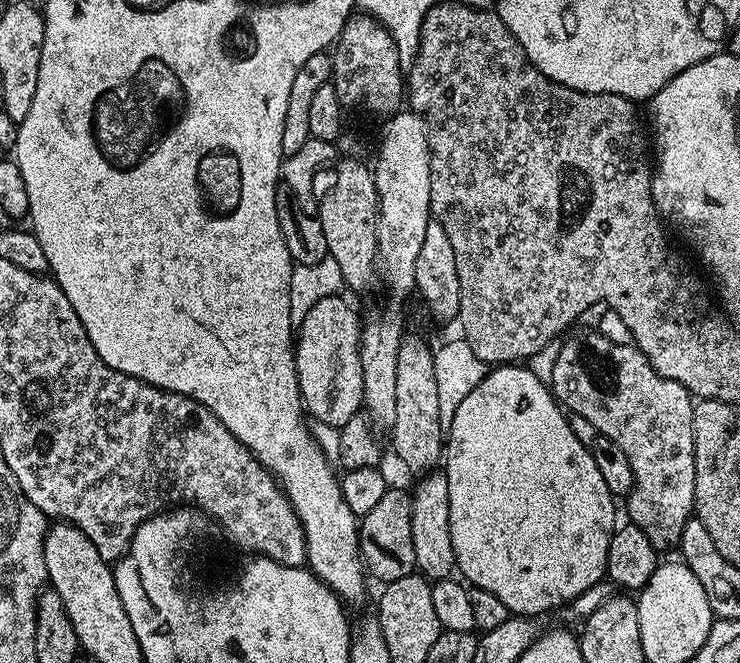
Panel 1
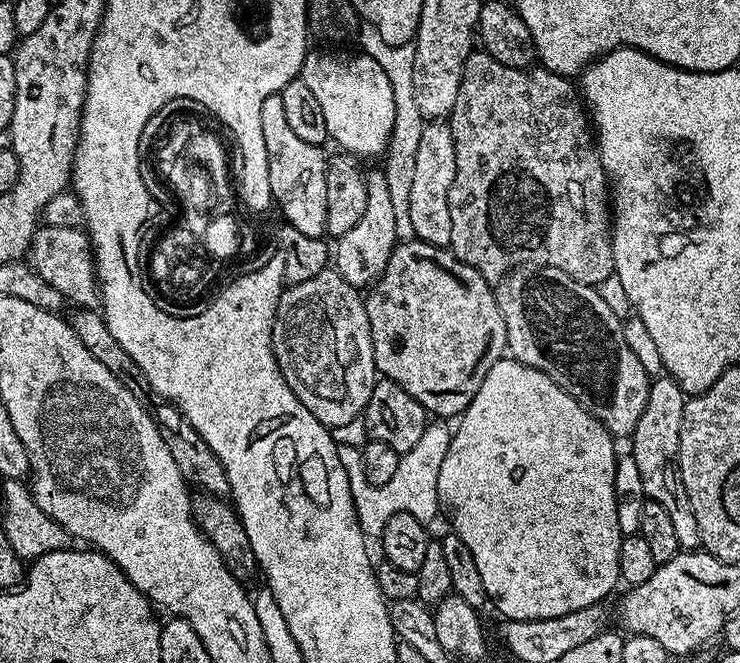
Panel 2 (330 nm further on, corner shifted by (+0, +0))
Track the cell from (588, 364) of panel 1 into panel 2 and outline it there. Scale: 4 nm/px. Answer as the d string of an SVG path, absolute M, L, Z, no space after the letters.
M543 266L517 268L508 273L495 289L496 301L506 322L507 351L511 359L517 364L542 370L542 374L558 382L570 398L577 400L591 416L602 422L613 438L628 438L638 426L642 410L646 410L652 380L639 354L628 345L615 310L596 292L599 291L593 285L578 282L557 268Z

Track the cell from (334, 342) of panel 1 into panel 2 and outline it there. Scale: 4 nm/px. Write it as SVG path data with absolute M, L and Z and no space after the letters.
M326 270L322 274L314 274L314 278L310 278L307 282L285 287L284 291L280 294L278 310L276 311L274 326L272 327L272 349L274 350L274 358L278 362L282 378L286 378L290 390L294 390L294 394L298 398L298 402L302 402L302 406L306 406L306 410L310 410L310 414L314 414L314 418L318 418L318 422L322 422L324 427L329 430L344 428L355 416L357 419L357 417L363 413L366 402L370 402L370 394L374 390L378 379L376 363L374 362L372 331L370 330L370 322L368 321L364 302L365 297L362 295L361 289L350 286L350 282L346 282L346 278L339 276L335 270Z

